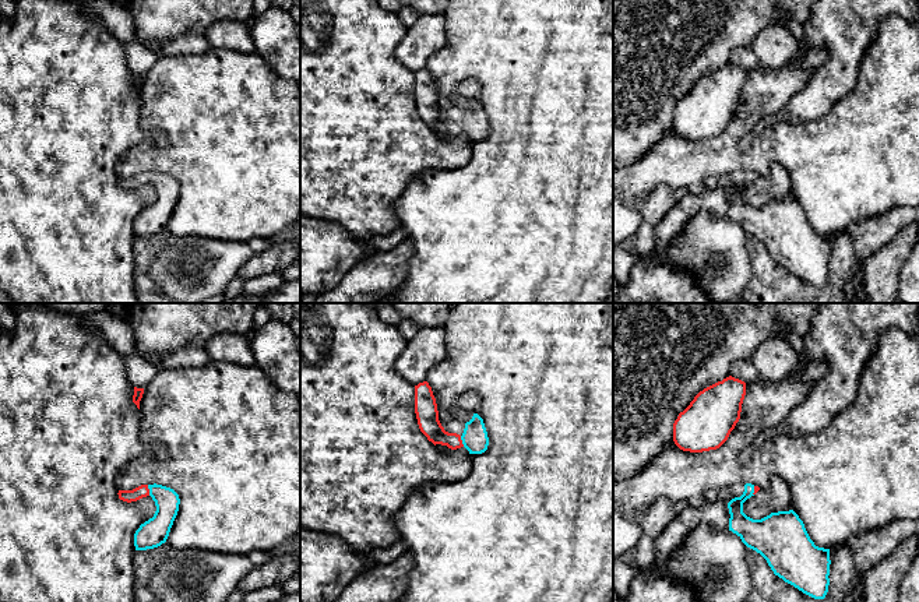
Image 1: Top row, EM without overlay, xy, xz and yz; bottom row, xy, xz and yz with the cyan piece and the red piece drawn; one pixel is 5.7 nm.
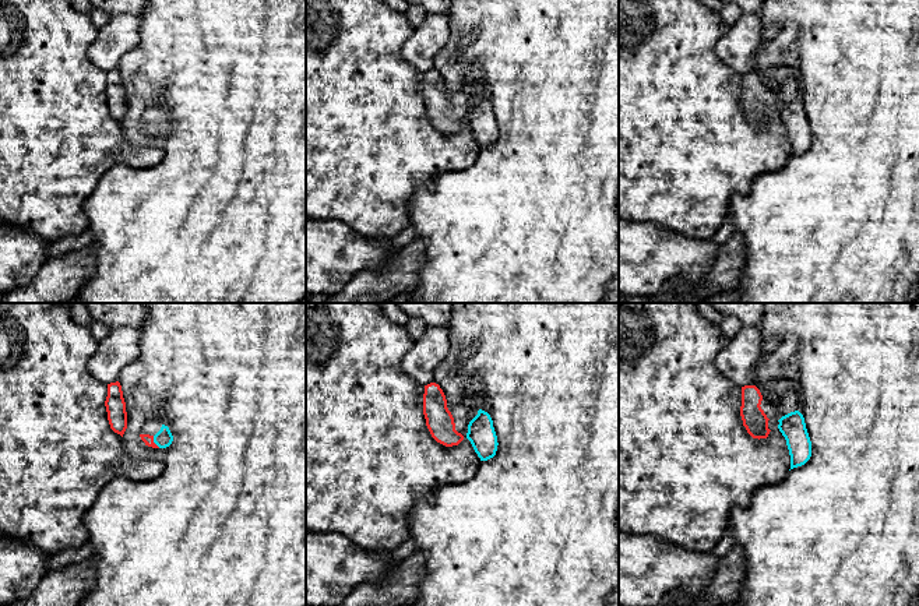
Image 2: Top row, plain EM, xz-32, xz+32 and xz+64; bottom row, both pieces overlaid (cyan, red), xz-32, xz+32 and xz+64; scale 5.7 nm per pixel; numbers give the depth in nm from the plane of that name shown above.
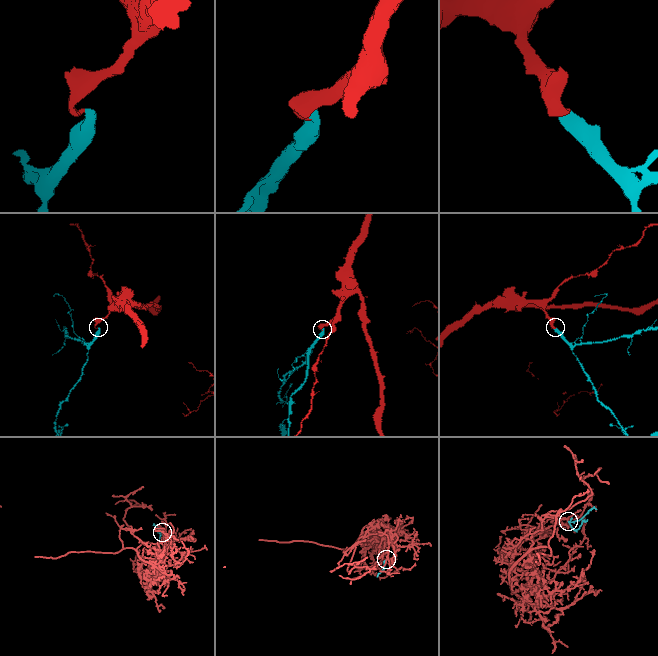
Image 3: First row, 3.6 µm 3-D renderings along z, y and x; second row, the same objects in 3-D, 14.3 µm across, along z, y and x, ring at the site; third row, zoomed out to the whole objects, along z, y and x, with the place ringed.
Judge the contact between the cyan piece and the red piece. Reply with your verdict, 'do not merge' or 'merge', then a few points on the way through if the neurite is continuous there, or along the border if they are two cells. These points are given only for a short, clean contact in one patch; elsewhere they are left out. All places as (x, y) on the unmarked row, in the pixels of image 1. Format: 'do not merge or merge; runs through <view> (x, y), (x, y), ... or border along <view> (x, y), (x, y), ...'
merge; runs through xy (154, 219), (161, 187), (150, 178), (143, 178)

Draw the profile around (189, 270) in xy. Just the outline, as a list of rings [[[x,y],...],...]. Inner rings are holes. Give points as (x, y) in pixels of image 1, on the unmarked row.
[[[170,235],[168,243],[156,254],[149,275],[169,299],[177,303],[204,303],[222,295],[226,285],[253,254],[254,251],[247,242]]]

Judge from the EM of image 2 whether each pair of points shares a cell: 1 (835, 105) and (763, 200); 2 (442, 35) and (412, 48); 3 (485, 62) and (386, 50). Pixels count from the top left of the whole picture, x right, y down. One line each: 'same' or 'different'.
1: same
2: same
3: different

